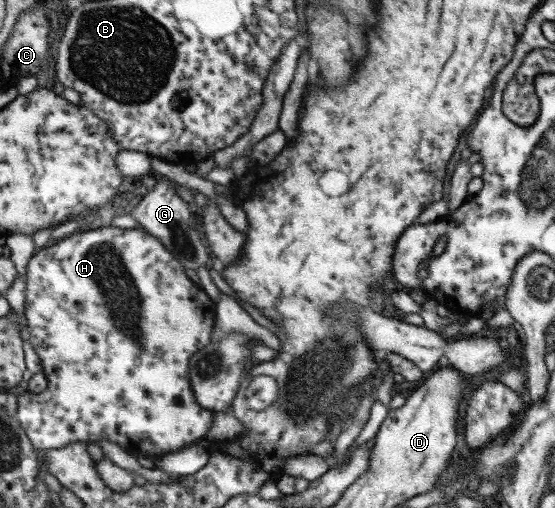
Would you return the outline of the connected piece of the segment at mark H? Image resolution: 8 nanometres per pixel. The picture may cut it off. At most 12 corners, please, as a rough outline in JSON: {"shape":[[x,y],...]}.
{"shape":[[144,228],[34,255],[37,449],[212,432],[218,304]]}

